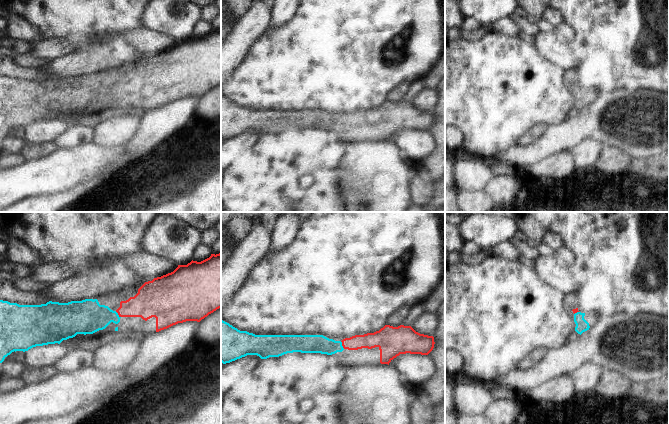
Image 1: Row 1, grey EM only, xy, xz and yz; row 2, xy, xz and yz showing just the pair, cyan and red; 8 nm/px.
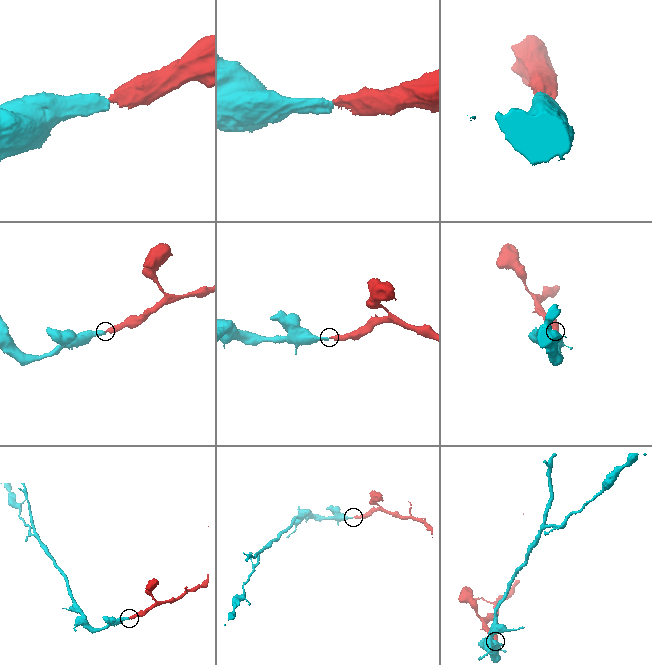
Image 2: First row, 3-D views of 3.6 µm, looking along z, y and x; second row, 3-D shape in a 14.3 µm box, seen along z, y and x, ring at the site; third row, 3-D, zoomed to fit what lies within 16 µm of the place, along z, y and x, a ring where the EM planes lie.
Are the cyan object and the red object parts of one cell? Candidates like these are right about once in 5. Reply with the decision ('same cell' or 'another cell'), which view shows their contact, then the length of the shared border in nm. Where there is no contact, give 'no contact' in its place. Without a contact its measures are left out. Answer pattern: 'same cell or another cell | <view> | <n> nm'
same cell | xz | 70 nm

